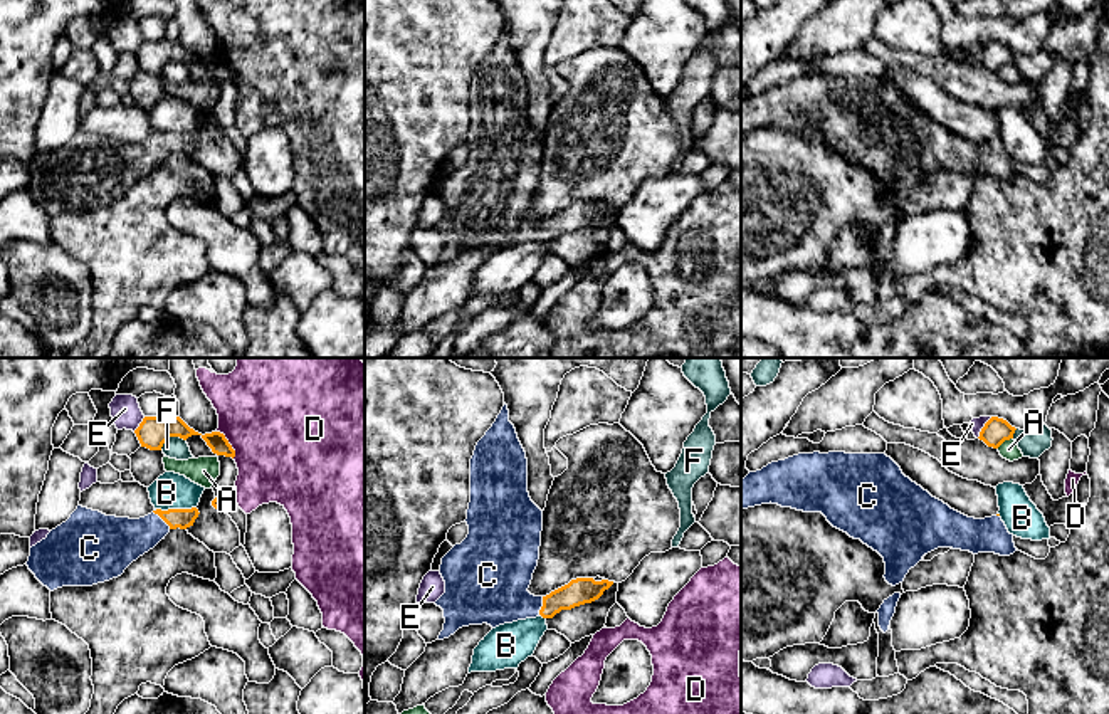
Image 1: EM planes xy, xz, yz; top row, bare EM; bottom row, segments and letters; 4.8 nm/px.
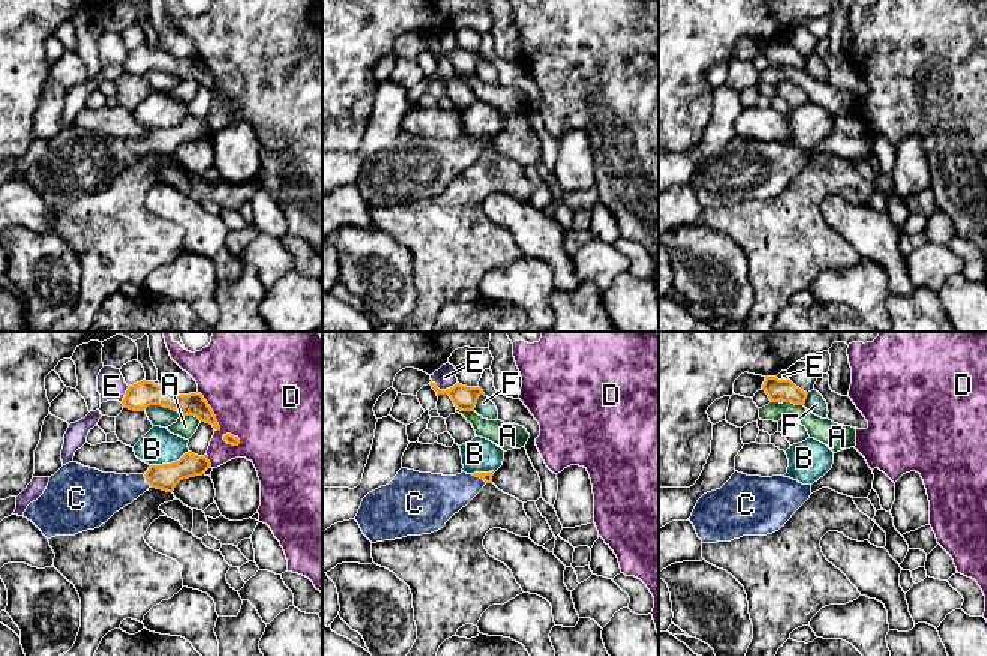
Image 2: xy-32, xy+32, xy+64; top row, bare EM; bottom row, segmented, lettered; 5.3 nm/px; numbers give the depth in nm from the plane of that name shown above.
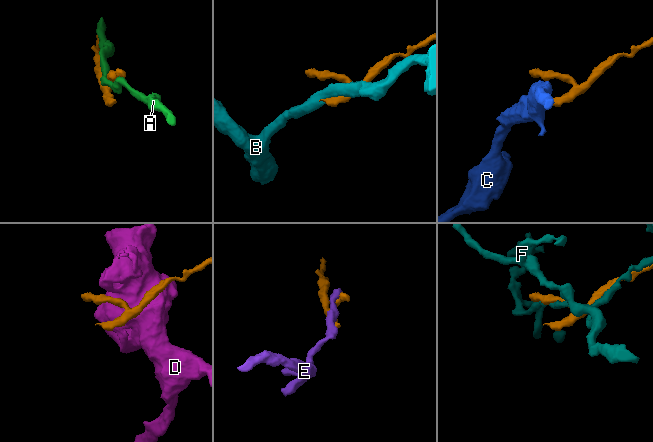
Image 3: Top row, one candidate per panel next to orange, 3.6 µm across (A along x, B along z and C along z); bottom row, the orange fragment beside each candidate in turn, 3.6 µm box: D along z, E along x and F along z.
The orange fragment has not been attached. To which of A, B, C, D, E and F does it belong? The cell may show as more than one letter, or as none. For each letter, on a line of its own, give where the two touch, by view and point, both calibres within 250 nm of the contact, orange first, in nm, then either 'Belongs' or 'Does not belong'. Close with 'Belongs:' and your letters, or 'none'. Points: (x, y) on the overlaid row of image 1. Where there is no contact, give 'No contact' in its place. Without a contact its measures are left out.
A: Touches orange at yz (1003, 440). Thickness 120 nm (orange) against 90 nm. Does not belong
B: Touches orange at xy (175, 509). Thickness 100 nm (orange) against 180 nm. Does not belong
C: Touches orange at xz (541, 607). Thickness 130 nm (orange) against 340 nm. Belongs
D: Touches orange at xy (229, 444). Thickness 90 nm (orange) against 500 nm. Does not belong
E: Touches orange at yz (983, 427). Thickness 120 nm (orange) against 60 nm. Does not belong
F: Touches orange at xy (172, 435). Thickness 150 nm (orange) against 110 nm. Does not belong
Belongs: C

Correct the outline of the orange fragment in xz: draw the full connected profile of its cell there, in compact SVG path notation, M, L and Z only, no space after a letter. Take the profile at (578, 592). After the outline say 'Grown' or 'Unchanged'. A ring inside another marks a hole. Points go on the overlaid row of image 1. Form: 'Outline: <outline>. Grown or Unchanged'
Outline: M506 403L470 459L470 502L465 522L467 538L455 544L440 564L445 593L435 605L444 610L445 623L439 640L469 625L487 623L496 628L526 618L553 618L561 610L598 600L613 585L608 580L576 578L546 596L528 591L539 559L543 511L529 497L528 459L509 422Z. Grown

